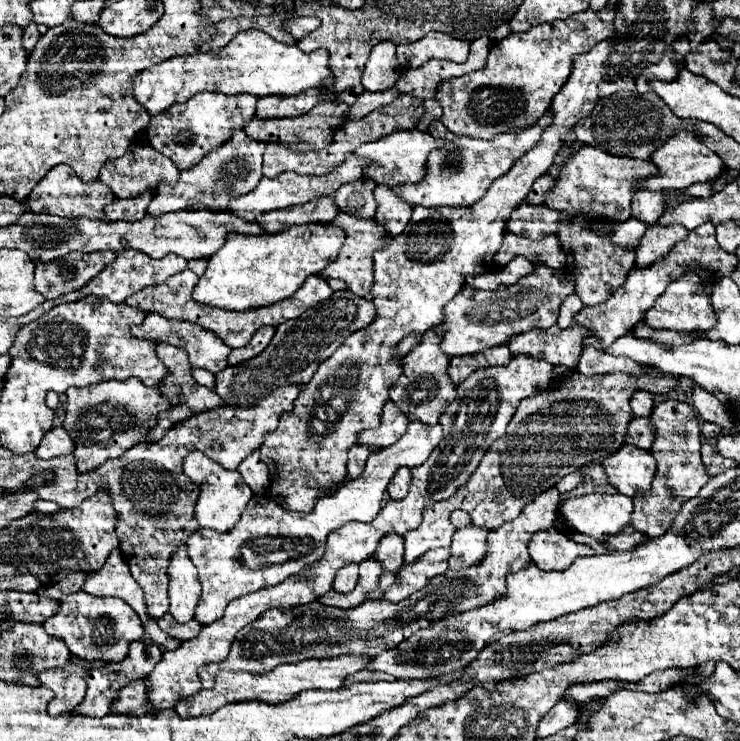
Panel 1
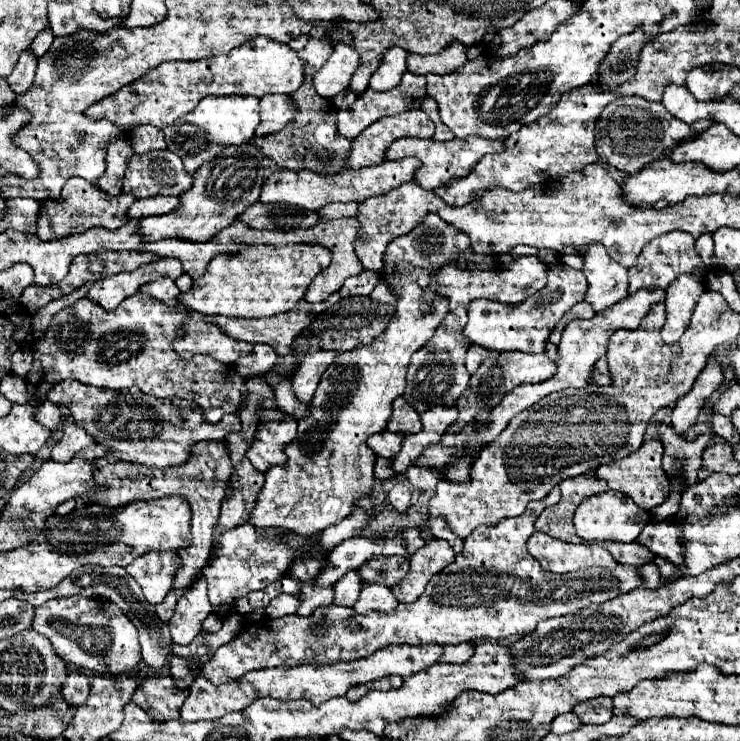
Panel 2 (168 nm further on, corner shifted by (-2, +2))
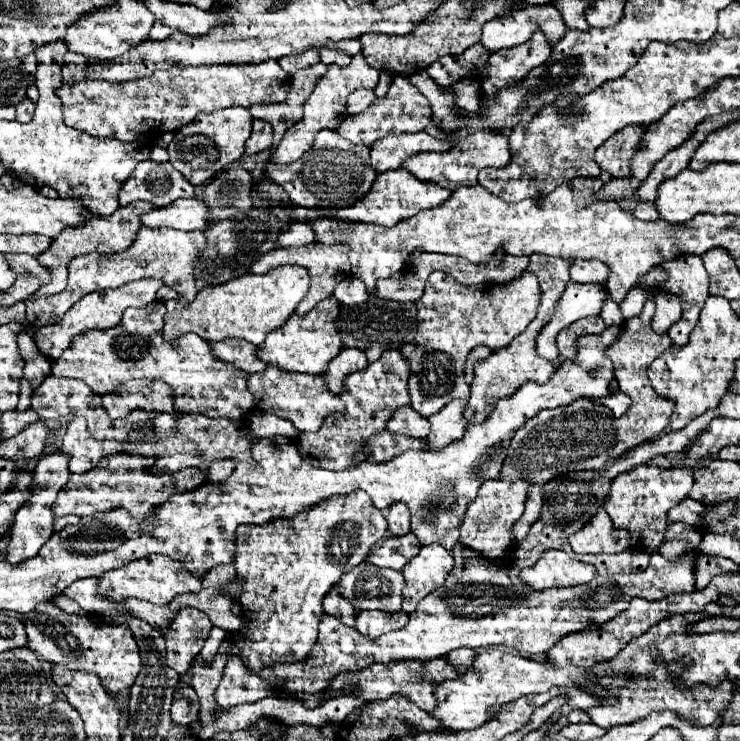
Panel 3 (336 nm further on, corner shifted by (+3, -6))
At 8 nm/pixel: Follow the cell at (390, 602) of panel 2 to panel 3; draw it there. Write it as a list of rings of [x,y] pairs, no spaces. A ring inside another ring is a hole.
[[[363,610],[363,612],[357,612],[355,620],[357,620],[355,628],[361,634],[375,638],[379,634],[403,628],[407,624],[407,614],[405,612],[391,614],[391,612],[381,612],[381,610]]]

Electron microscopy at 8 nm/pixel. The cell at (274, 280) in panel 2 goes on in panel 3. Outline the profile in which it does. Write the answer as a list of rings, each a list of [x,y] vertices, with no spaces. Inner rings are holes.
[[[283,264],[265,274],[243,274],[223,284],[207,286],[195,296],[193,302],[169,300],[165,302],[167,316],[163,334],[167,340],[177,338],[177,334],[183,332],[195,332],[203,340],[223,340],[235,336],[259,346],[271,330],[281,328],[289,320],[297,304],[307,296],[309,280],[311,276],[307,268]]]

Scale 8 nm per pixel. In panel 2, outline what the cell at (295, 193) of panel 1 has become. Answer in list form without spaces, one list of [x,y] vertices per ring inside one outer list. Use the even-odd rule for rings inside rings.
[[[404,158],[404,160],[384,160],[378,166],[360,168],[360,170],[346,170],[336,176],[320,176],[310,170],[290,172],[290,170],[276,170],[270,174],[270,178],[262,186],[260,202],[282,202],[282,204],[294,204],[302,206],[306,210],[320,210],[322,206],[330,202],[364,202],[372,196],[388,194],[388,190],[394,190],[396,186],[402,186],[404,182],[412,182],[416,170],[420,168],[420,162],[416,158]]]

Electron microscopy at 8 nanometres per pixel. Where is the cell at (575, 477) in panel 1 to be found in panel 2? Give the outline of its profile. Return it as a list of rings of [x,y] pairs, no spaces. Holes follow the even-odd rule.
[[[646,440],[640,446],[640,450],[636,450],[634,454],[628,454],[628,458],[600,466],[596,470],[596,476],[600,480],[606,480],[610,490],[620,490],[626,496],[630,496],[634,504],[640,506],[642,510],[652,510],[654,506],[662,504],[670,492],[670,480],[662,470],[662,442],[660,440]]]

